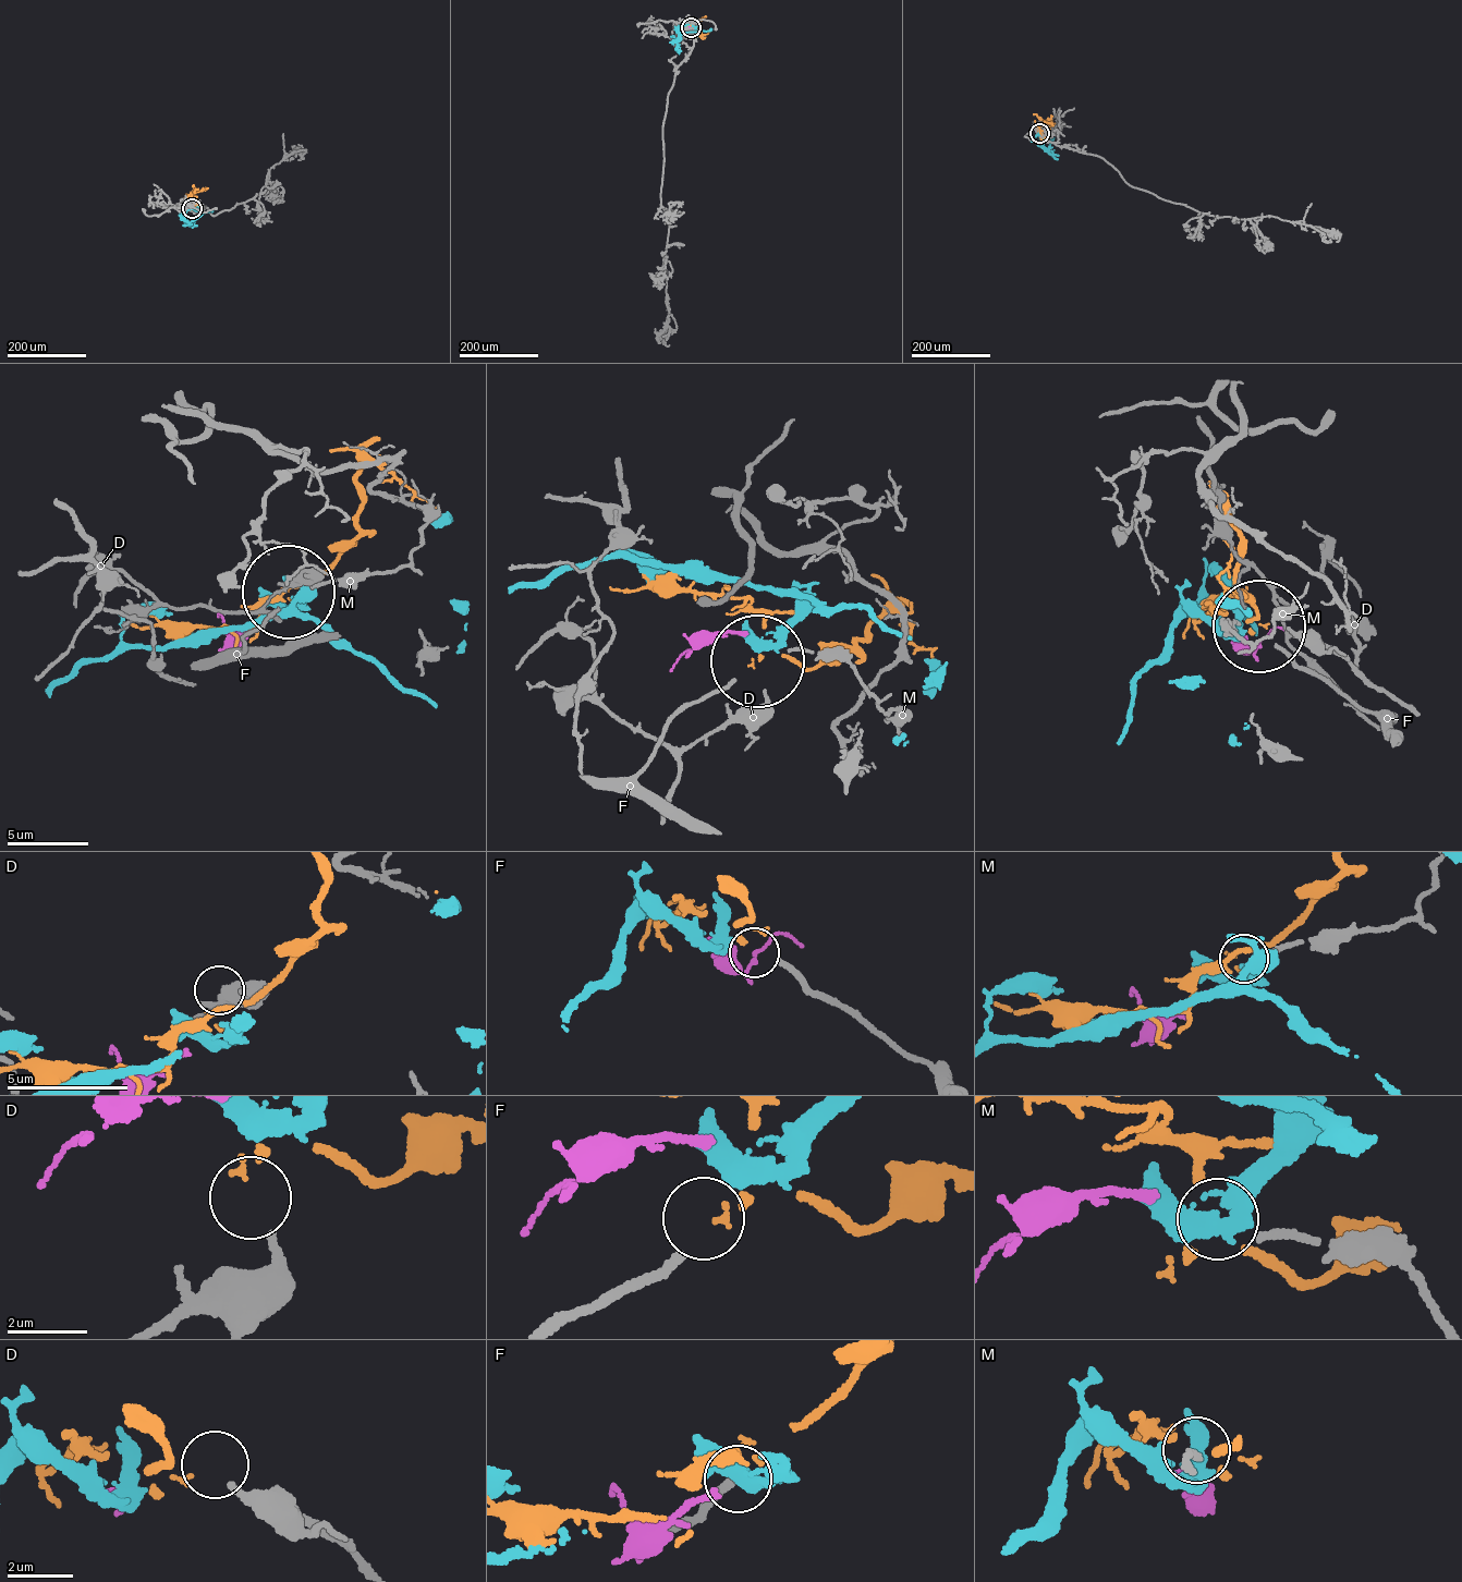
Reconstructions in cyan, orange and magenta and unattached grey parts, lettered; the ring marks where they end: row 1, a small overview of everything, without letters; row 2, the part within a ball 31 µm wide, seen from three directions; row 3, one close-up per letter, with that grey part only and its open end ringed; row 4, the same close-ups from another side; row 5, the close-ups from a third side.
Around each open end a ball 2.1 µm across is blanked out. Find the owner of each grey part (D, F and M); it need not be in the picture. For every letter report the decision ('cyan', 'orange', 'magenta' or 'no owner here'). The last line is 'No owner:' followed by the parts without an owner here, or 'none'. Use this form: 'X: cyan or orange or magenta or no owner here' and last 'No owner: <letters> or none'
D: no owner here
F: orange
M: no owner here
No owner: D, M

